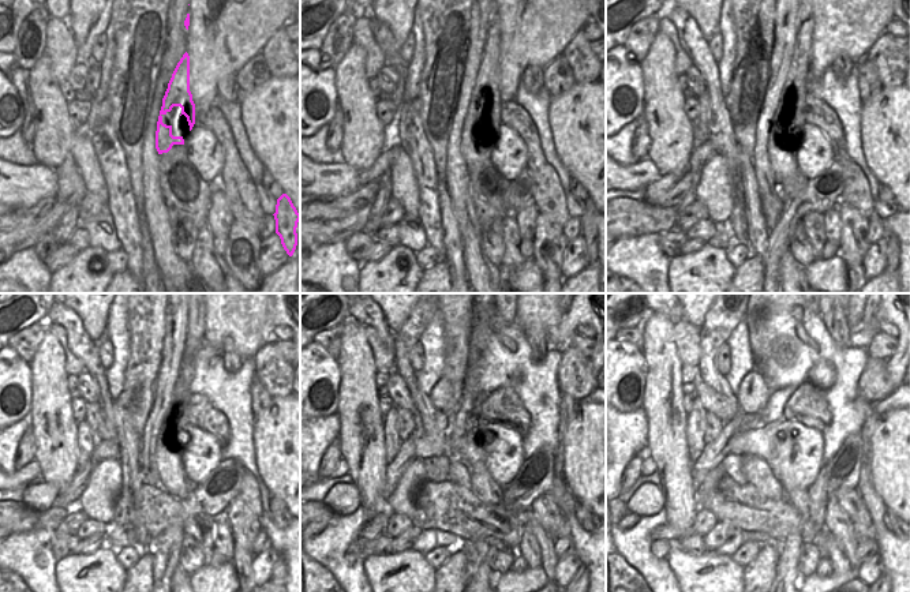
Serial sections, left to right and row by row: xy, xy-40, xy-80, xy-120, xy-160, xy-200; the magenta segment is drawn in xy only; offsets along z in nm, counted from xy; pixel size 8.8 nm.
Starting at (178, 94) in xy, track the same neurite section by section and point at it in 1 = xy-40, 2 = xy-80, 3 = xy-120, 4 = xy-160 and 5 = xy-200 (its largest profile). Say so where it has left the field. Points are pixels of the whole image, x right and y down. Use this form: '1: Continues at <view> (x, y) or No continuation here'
1: Continues at xy-40 (485, 100)
2: Continues at xy-80 (781, 149)
3: Continues at xy-120 (168, 464)
4: Continues at xy-160 (482, 483)
5: Continues at xy-200 (800, 499)

